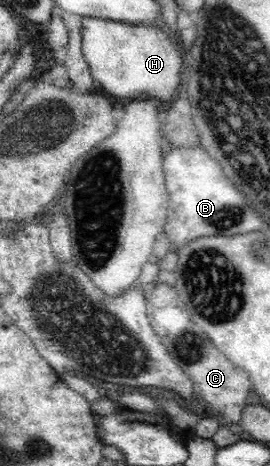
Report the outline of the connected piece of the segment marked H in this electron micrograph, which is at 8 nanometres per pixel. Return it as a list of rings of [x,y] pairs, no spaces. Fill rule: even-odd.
[[[88,18],[83,19],[82,23],[82,51],[86,61],[89,63],[92,77],[95,80],[98,80],[101,83],[101,86],[105,88],[105,90],[114,96],[115,98],[121,101],[121,104],[125,104],[129,101],[134,100],[147,100],[153,99],[153,101],[157,101],[157,106],[162,107],[162,111],[164,111],[163,106],[171,104],[176,99],[176,94],[180,92],[180,82],[181,82],[181,53],[180,46],[178,46],[174,40],[171,40],[171,37],[165,30],[157,29],[155,27],[135,27],[133,25],[125,25],[125,23],[119,23],[117,21],[107,21],[105,19],[97,19],[97,18]]]

